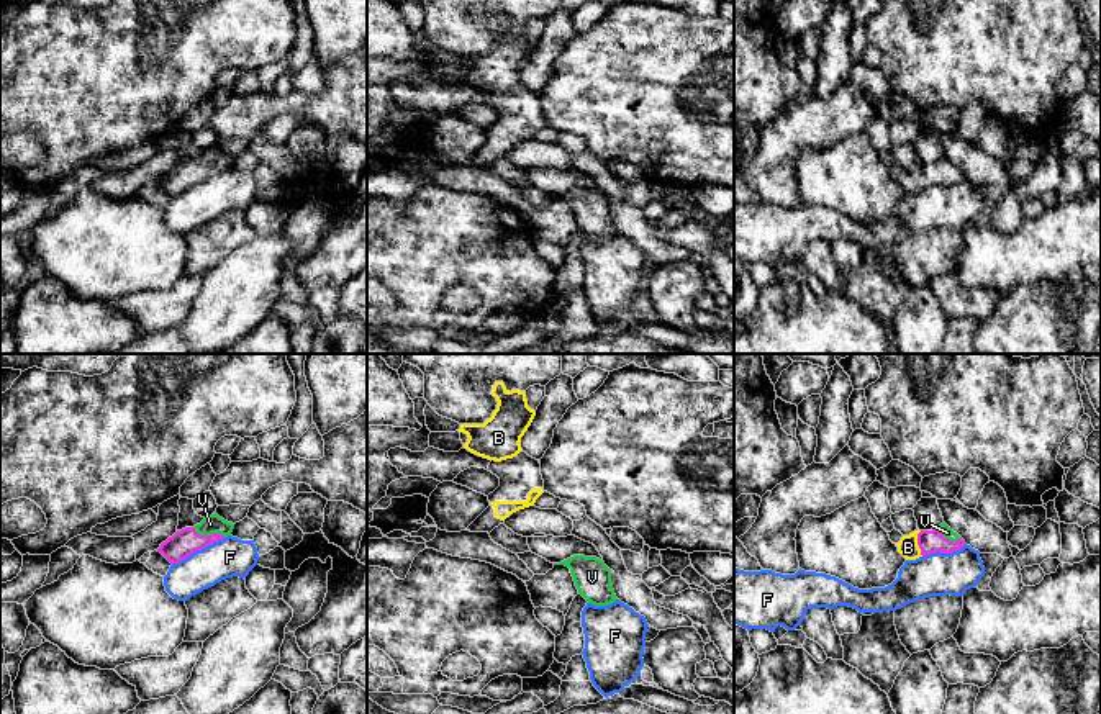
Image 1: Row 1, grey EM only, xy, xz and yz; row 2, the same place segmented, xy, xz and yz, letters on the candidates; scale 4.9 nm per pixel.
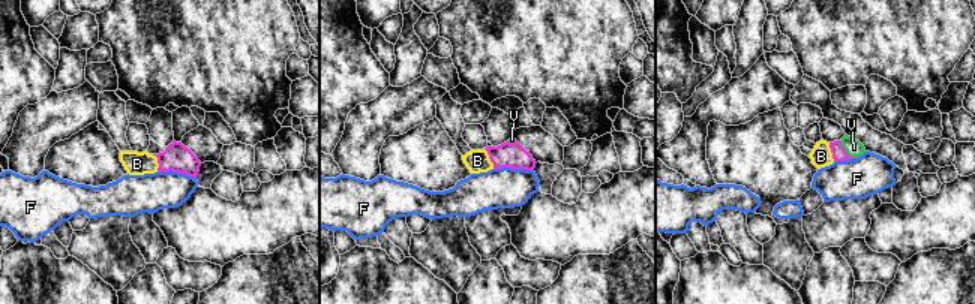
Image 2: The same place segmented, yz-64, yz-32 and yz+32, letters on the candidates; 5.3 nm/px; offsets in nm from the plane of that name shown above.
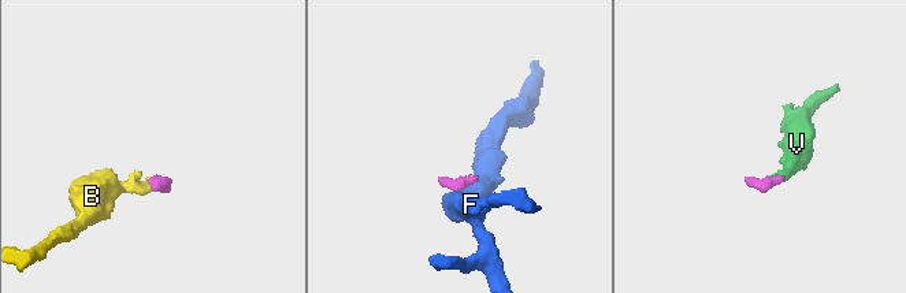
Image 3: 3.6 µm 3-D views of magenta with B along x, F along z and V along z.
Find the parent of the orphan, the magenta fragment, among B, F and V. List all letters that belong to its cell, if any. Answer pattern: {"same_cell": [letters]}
{"same_cell": ["B", "V"]}

